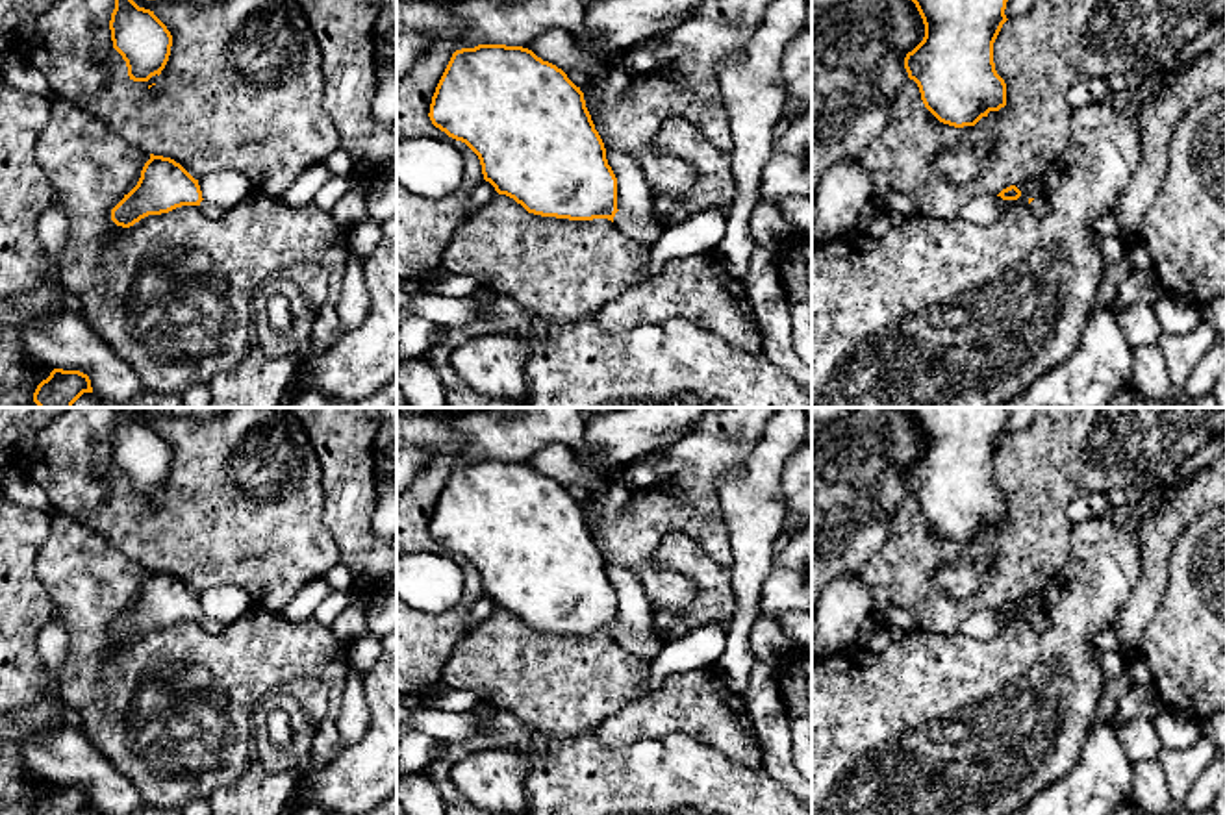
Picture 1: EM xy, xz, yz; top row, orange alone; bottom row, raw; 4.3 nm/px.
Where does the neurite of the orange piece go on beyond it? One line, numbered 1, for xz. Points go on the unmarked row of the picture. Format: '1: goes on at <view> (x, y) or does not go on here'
1: goes on at xz (644, 647)

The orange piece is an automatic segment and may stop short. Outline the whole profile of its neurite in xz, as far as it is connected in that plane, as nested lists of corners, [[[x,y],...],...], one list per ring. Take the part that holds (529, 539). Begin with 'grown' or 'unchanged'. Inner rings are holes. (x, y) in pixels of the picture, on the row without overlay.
grown; [[[506,459],[456,465],[436,502],[428,532],[478,570],[484,595],[499,609],[513,613],[528,628],[569,635],[608,633],[641,659],[660,654],[660,637],[636,635],[617,624],[617,593],[580,502],[532,465]]]

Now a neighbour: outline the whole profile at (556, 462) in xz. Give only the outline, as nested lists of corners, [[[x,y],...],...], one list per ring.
[[[567,445],[543,446],[530,461],[537,472],[562,483],[582,485],[589,493],[610,487],[610,476],[599,470],[582,469],[575,459],[575,450]]]

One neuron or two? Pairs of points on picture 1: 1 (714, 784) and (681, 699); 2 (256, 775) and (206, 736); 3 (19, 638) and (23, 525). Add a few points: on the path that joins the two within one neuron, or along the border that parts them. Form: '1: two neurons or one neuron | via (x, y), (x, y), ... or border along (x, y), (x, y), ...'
1: two neurons | border along (653, 739), (690, 734), (734, 762)
2: two neurons | border along (251, 764), (234, 784), (221, 786), (214, 793)
3: one neuron | via (19, 610), (19, 552)

